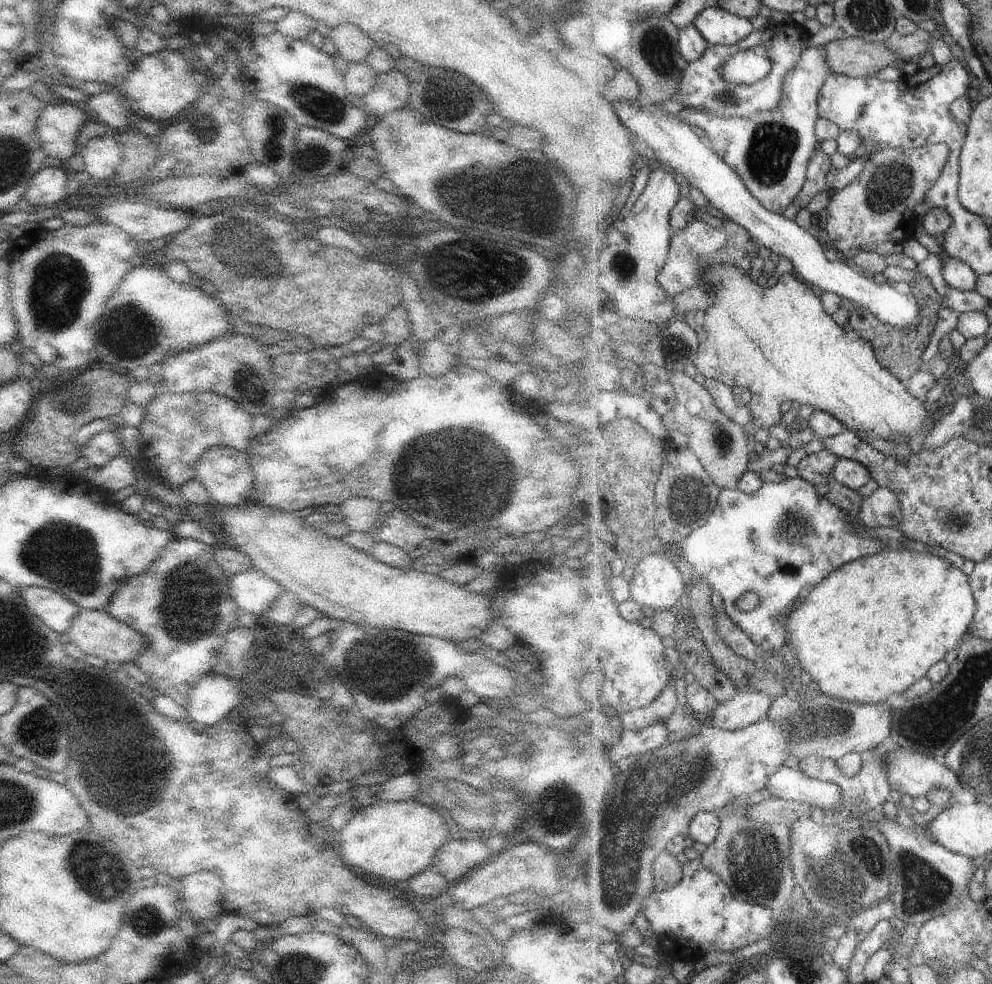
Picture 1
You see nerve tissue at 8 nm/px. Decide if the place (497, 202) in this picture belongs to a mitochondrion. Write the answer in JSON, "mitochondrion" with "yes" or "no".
{"mitochondrion":"yes"}

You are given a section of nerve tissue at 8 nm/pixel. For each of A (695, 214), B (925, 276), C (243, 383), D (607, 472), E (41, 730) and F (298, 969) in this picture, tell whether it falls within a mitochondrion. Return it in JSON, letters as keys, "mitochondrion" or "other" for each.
{"A":"other","B":"other","C":"mitochondrion","D":"other","E":"mitochondrion","F":"mitochondrion"}

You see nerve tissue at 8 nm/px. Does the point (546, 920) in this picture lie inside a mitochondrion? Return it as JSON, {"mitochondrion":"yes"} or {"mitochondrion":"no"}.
{"mitochondrion":"no"}

